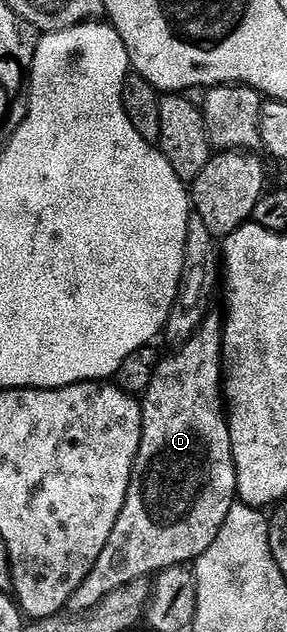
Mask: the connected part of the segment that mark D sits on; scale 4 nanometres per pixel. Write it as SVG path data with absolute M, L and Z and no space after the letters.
M210 313L202 322L190 340L178 346L173 352L174 355L162 358L161 364L157 367L155 377L151 385L145 391L143 402L141 403L141 448L137 454L137 464L133 466L133 480L127 493L127 501L119 513L119 521L99 557L99 561L91 569L91 573L86 577L83 585L79 587L71 600L71 607L74 612L84 613L97 607L106 599L112 591L127 585L136 579L145 579L146 577L156 576L165 571L168 567L178 565L189 565L197 560L207 550L210 545L219 537L223 525L227 521L227 513L231 513L234 503L238 502L237 494L237 465L233 456L232 433L229 431L229 420L227 418L227 403L223 398L223 356L225 354L225 332L223 330L222 316L216 313Z

